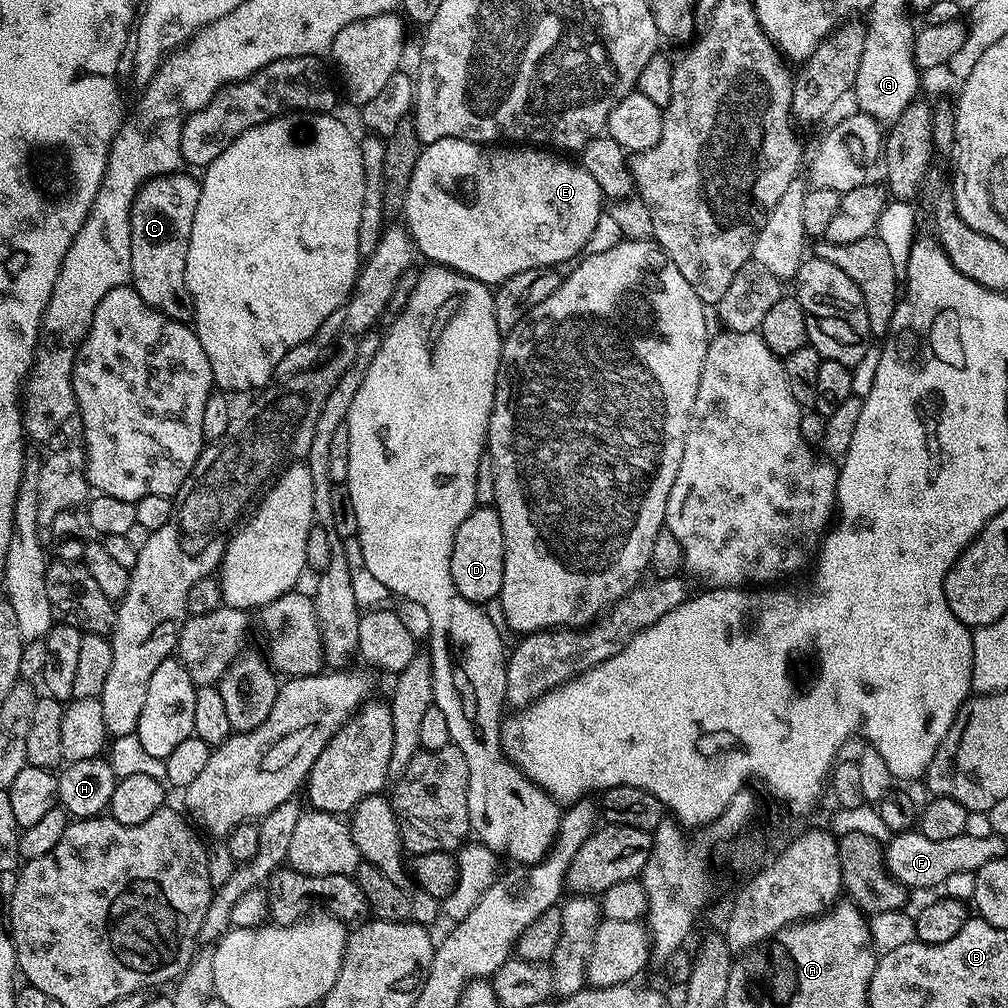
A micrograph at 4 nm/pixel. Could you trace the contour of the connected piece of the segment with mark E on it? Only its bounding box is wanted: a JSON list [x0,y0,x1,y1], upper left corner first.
[402,138,602,286]

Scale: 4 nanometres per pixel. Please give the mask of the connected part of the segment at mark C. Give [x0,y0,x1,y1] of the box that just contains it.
[130,170,200,322]

